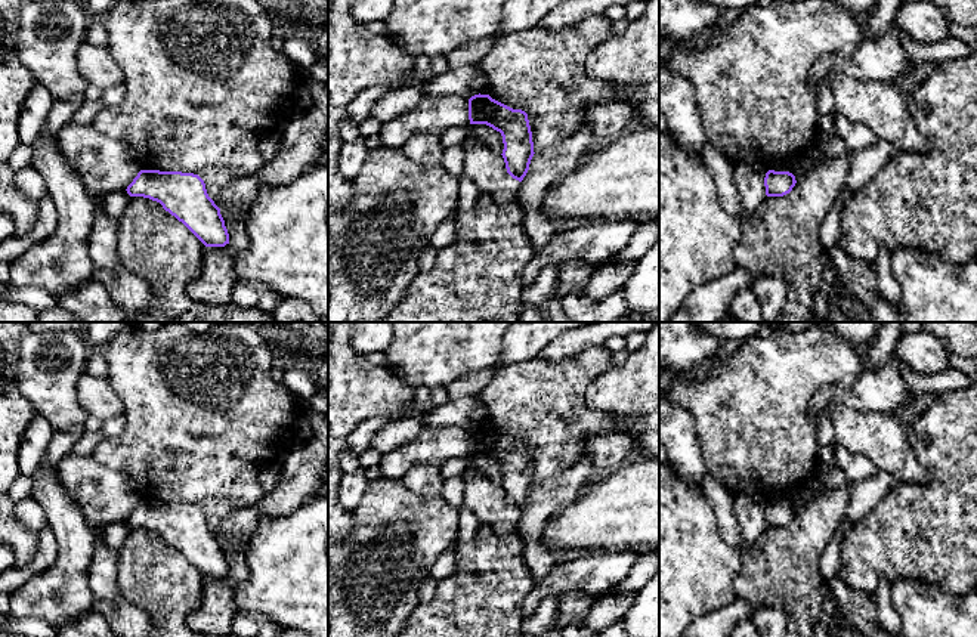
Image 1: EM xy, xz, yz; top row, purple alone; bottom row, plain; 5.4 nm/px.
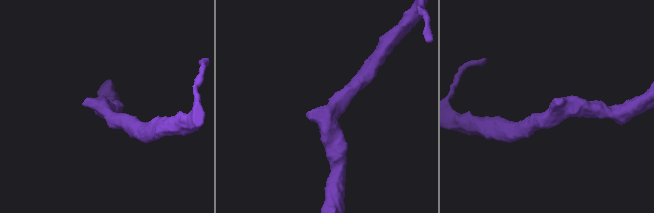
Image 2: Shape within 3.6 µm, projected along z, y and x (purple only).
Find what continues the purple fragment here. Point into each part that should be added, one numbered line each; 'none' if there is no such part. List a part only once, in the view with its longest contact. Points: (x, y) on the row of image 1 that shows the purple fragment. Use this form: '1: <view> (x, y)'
none

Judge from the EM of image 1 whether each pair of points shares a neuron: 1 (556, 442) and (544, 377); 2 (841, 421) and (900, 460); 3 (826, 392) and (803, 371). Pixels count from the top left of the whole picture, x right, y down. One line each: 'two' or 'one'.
1: one
2: one
3: two

